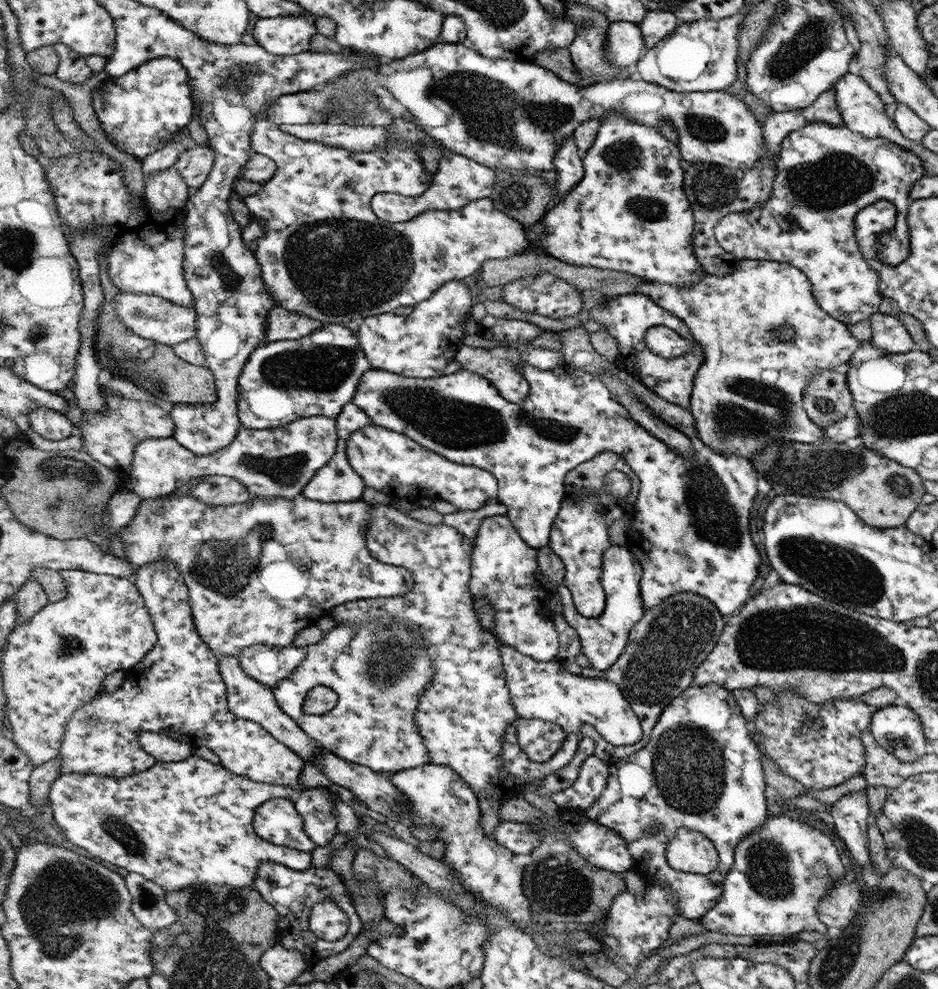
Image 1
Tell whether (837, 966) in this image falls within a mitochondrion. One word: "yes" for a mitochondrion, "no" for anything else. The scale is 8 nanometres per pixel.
yes

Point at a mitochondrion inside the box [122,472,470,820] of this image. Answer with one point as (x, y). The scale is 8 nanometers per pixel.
(223, 565)

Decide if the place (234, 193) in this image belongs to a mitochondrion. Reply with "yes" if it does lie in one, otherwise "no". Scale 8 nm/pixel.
no

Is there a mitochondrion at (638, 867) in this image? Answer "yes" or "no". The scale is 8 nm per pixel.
no

